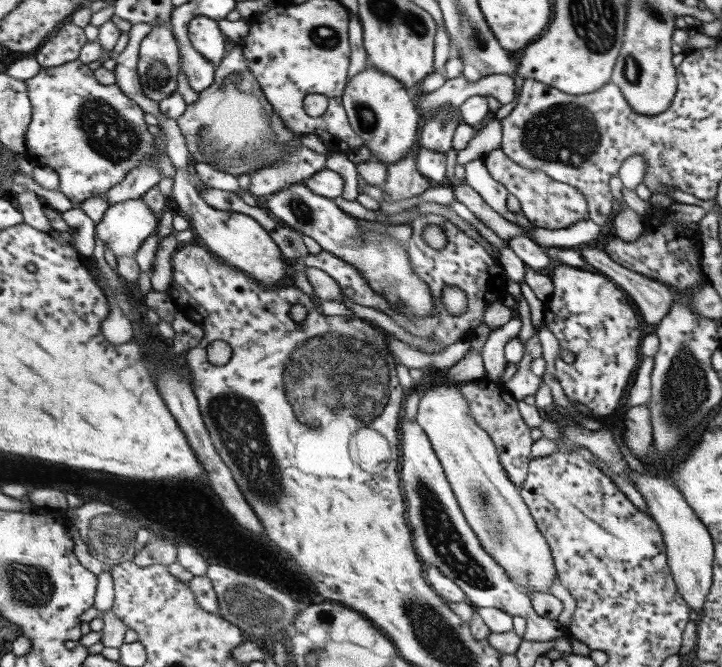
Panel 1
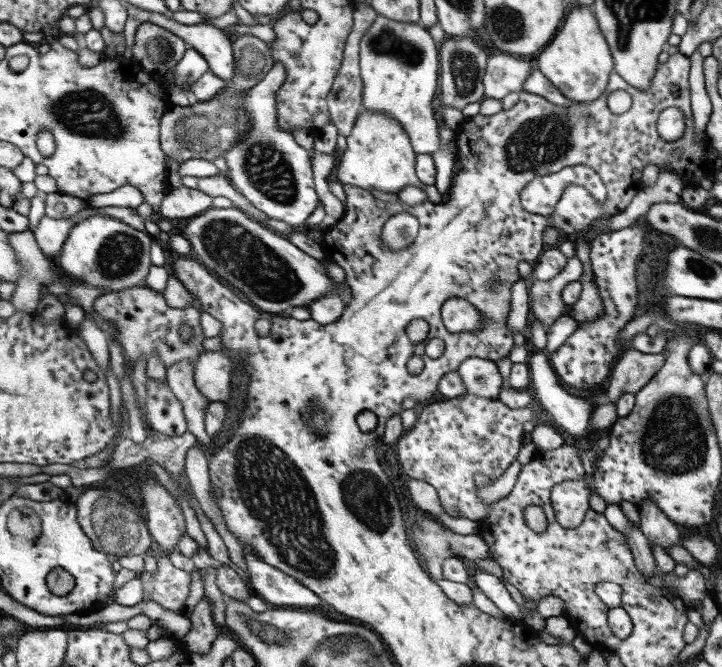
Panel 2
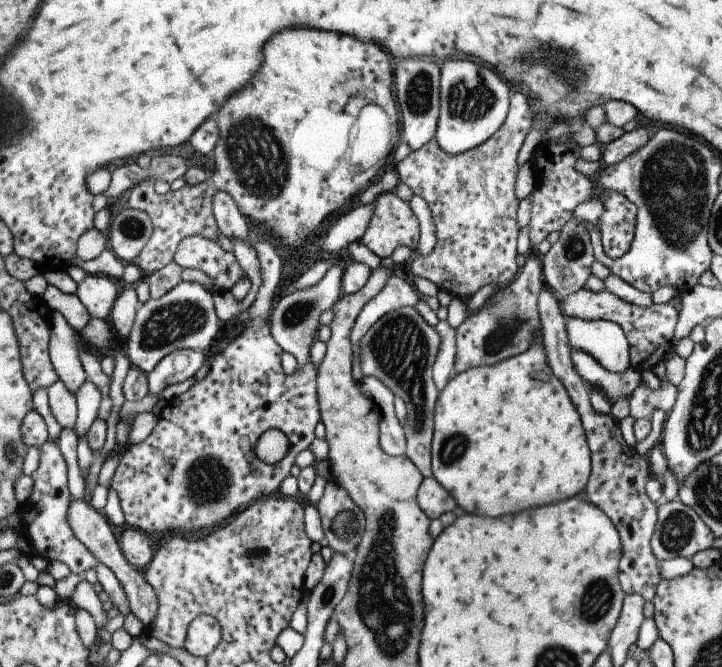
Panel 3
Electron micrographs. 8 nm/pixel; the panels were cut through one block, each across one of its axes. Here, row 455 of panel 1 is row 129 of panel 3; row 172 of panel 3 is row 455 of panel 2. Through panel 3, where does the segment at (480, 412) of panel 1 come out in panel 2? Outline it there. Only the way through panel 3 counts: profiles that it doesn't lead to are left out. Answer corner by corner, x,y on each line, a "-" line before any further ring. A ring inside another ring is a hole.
475,394
435,402
423,408
415,426
399,438
395,448
397,460
403,474
425,480
437,488
449,516
483,522
483,518
491,516
493,504
481,504
477,496
477,474
491,476
491,482
501,478
507,468
519,460
525,446
525,422
535,424
535,420
533,408
529,406
515,410
501,400
481,398

